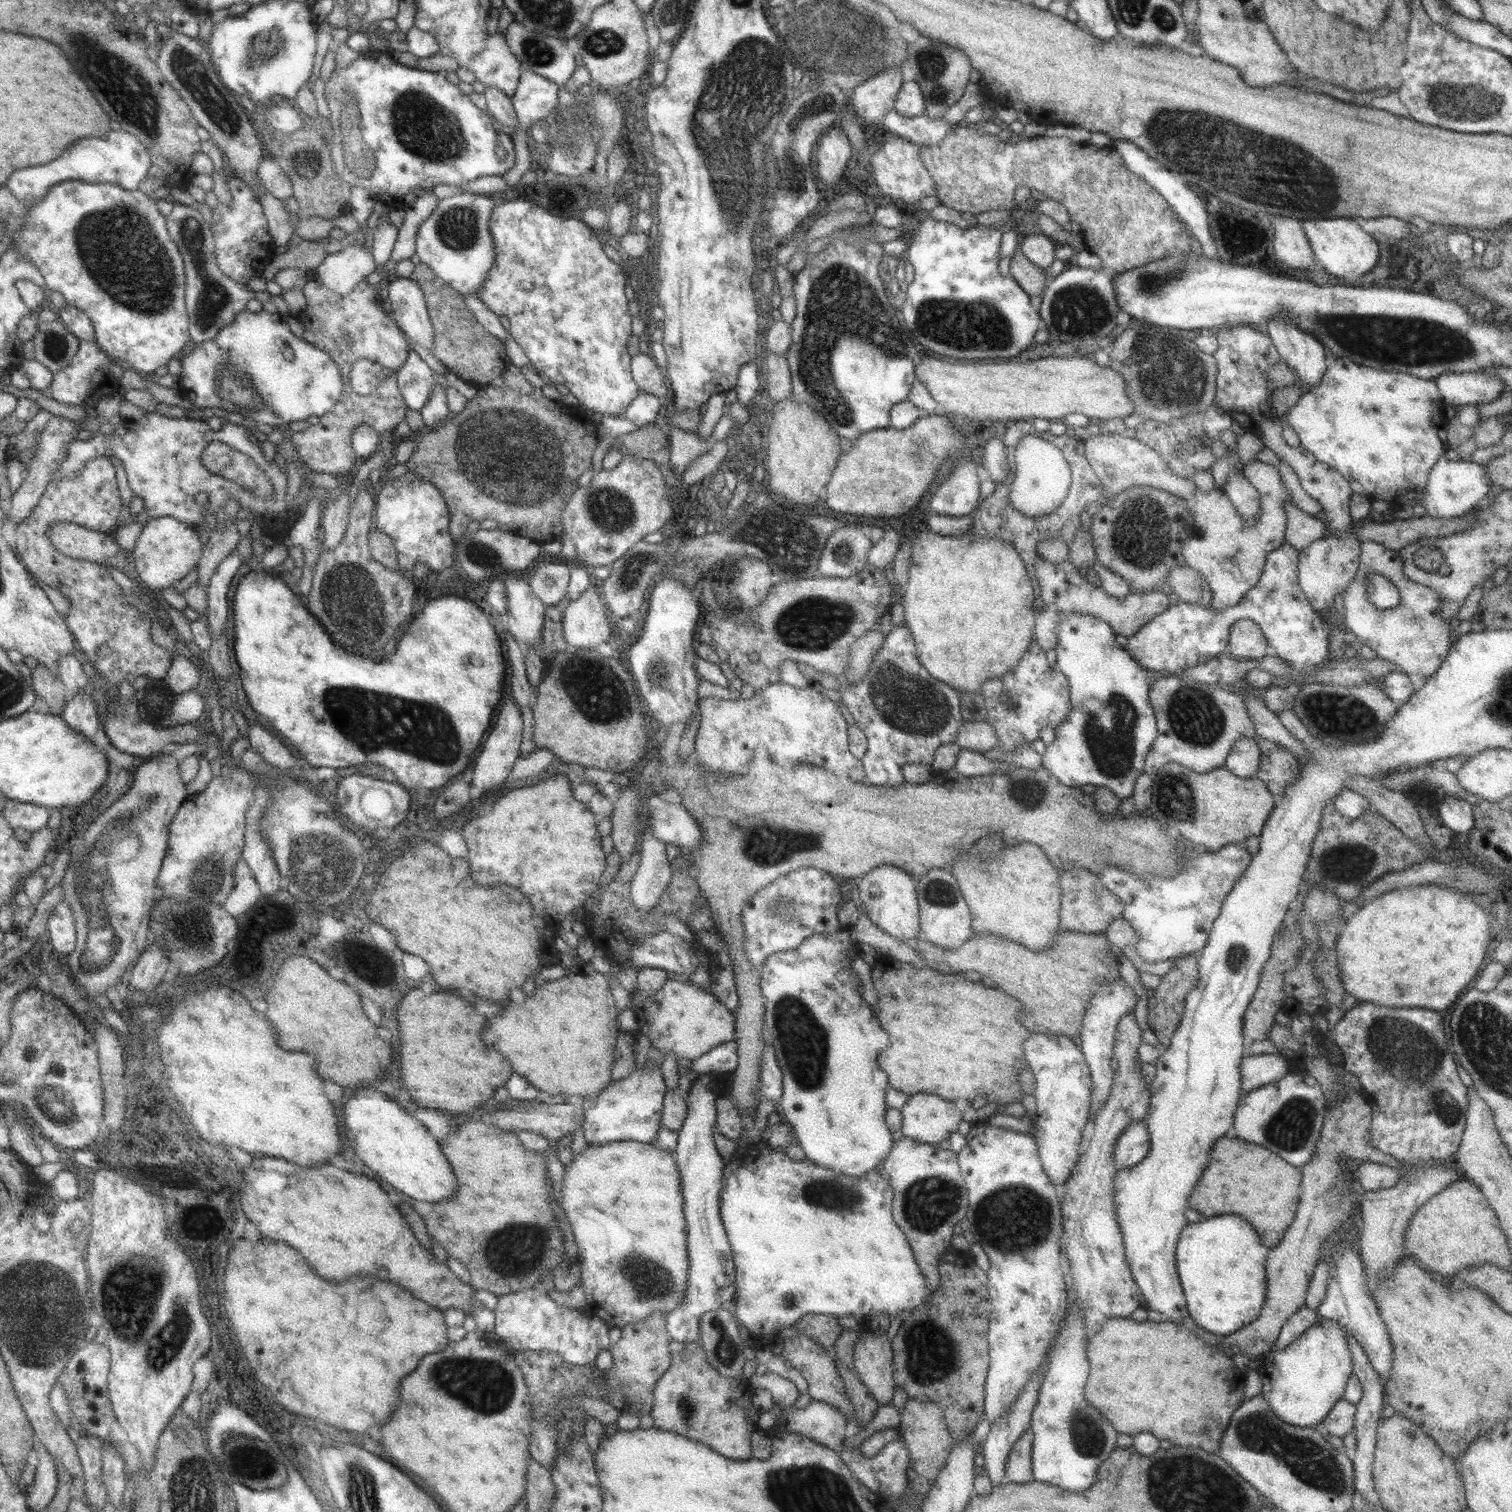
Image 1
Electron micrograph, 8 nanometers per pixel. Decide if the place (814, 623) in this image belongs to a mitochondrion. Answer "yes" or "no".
yes

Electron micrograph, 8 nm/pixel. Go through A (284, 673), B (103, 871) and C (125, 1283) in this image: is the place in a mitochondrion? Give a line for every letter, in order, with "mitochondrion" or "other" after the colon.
A: other
B: mitochondrion
C: mitochondrion

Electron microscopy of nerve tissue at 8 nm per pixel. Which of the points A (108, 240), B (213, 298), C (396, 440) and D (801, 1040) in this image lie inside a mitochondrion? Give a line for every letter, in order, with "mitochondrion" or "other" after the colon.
A: mitochondrion
B: mitochondrion
C: other
D: mitochondrion

